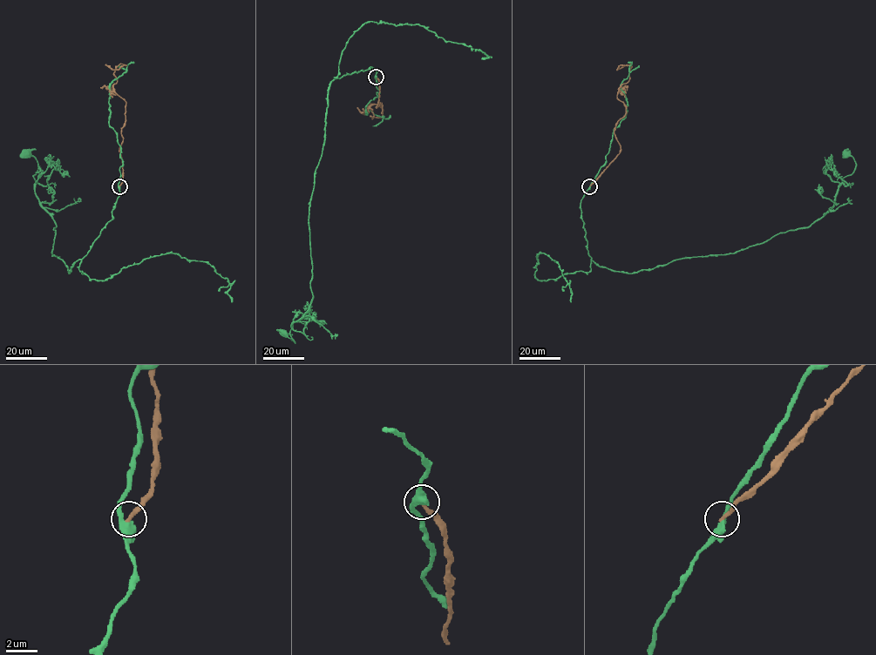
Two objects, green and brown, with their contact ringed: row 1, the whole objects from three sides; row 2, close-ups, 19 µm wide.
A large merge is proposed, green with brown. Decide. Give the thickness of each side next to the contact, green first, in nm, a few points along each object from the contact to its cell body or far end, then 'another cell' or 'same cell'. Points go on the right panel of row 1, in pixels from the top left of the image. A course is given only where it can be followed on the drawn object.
360/240 nm | green via (590, 186), (580, 207), (587, 253), (600, 266), (635, 273), (734, 253), (810, 226), (853, 172), (846, 153) | brown via (590, 186), (621, 150), (614, 131), (626, 104), (616, 95), (628, 81), (631, 64), (616, 69), (627, 64) | another cell

